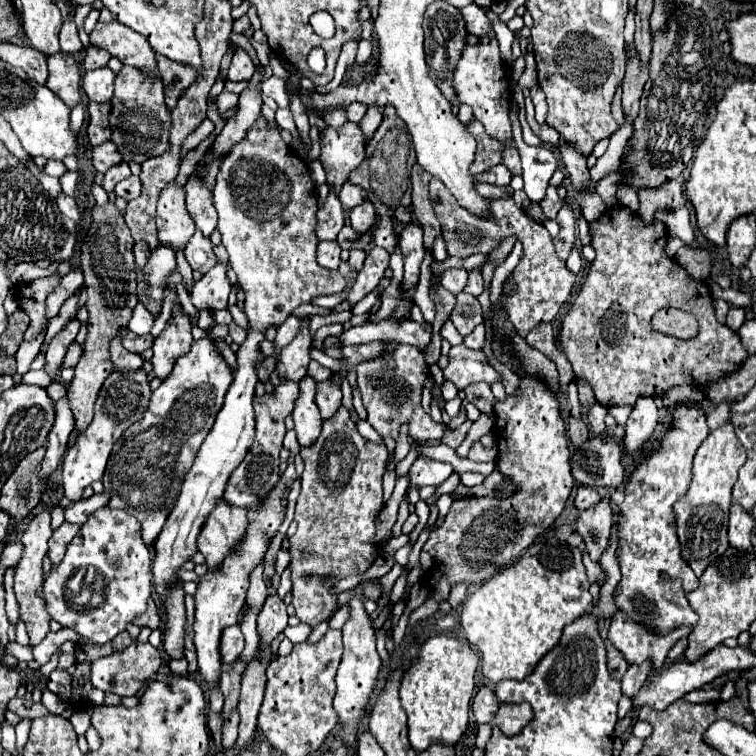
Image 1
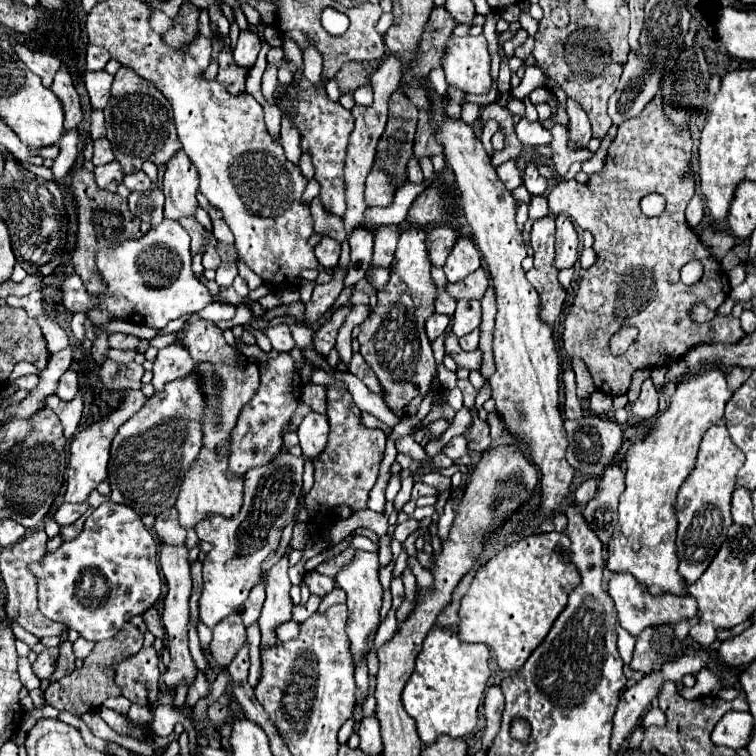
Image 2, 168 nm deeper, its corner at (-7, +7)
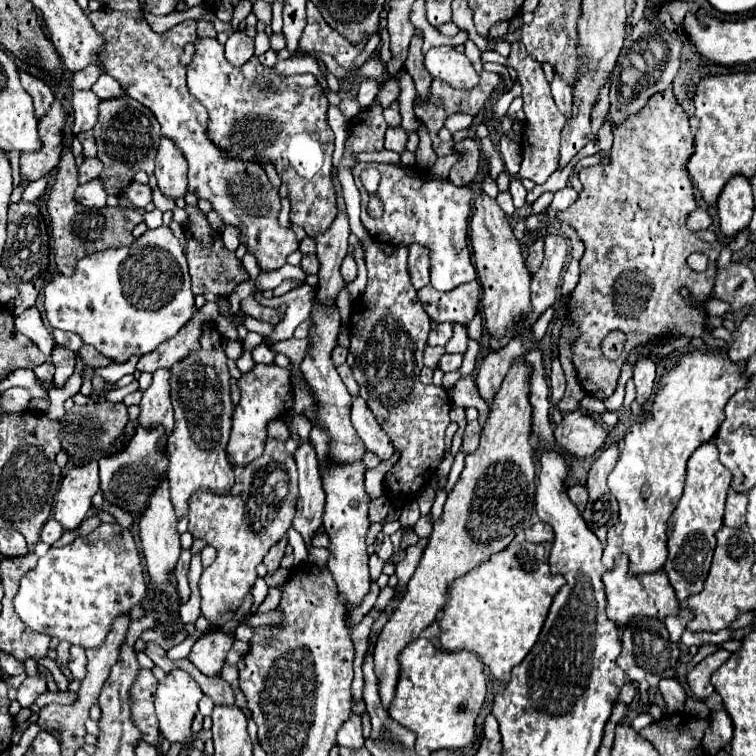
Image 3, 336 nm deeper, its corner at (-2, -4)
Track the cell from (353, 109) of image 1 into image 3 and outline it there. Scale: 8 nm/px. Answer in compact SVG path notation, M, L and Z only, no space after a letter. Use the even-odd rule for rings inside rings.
M364 79L364 81L360 83L360 87L358 87L358 95L356 95L358 103L360 103L362 107L370 107L370 105L374 103L374 99L376 99L378 87L380 87L380 83L378 83L376 79Z

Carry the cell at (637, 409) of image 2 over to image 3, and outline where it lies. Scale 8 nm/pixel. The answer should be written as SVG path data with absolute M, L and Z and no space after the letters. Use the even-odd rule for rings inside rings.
M640 357L634 365L634 383L636 383L636 391L638 391L638 397L636 401L640 405L646 403L646 399L650 397L652 393L652 387L654 387L654 379L656 379L656 365L650 357Z

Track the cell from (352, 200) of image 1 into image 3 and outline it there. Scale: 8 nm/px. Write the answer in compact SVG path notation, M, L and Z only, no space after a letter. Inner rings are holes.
M358 163L352 169L356 187L362 195L362 225L368 229L370 237L378 243L392 245L412 245L420 243L430 251L430 283L438 291L452 291L462 283L476 279L476 269L468 251L468 221L472 213L472 187L456 187L448 179L428 179L428 173L420 167L404 169L402 163L372 163L382 179L378 187L378 197L384 203L384 215L380 219L372 219L366 211L368 193L360 183L360 171L368 167L368 163Z

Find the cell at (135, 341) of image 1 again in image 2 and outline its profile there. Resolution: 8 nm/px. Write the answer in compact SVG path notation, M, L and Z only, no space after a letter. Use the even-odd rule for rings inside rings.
M111 334L109 344L111 348L119 348L119 350L135 350L139 346L139 338L133 334Z

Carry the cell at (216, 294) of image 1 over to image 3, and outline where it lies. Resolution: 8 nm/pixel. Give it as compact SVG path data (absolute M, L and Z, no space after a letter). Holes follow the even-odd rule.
M162 225L158 229L148 229L132 245L120 249L106 249L86 255L76 263L72 277L56 275L44 287L44 309L46 319L52 327L80 335L82 343L92 345L112 363L124 363L132 355L142 357L154 351L160 343L178 333L178 329L190 321L194 313L194 295L190 291L188 263L182 253L180 241L172 235L170 227Z

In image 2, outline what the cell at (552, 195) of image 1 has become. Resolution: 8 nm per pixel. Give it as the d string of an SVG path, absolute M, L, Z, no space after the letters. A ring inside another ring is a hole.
M657 94L645 106L645 112L641 112L641 116L633 120L625 120L625 124L619 126L619 132L609 146L605 170L601 174L589 176L587 184L577 184L575 180L563 180L549 192L549 198L547 198L549 210L553 214L569 216L575 224L579 224L583 230L589 230L595 236L593 248L597 252L597 262L581 276L575 300L565 316L563 346L569 356L581 358L587 364L595 386L609 396L625 394L631 386L633 374L641 368L663 368L663 366L667 368L677 360L685 358L685 354L699 344L713 344L713 342L731 344L731 342L741 342L745 338L745 332L737 318L715 316L705 324L697 324L691 320L691 310L695 304L701 302L709 310L717 310L721 302L727 298L731 286L721 264L711 256L711 252L699 242L699 236L693 234L685 222L685 206L695 194L693 170L689 164L691 134L687 130L683 132L677 130L665 118L661 102L663 98L661 94ZM651 192L665 194L665 200L667 200L667 208L657 218L645 216L639 208L639 200ZM691 260L699 260L705 272L701 282L693 286L685 286L679 280L679 270ZM621 326L635 326L639 330L639 336L625 354L613 356L609 350L609 340L619 332Z

